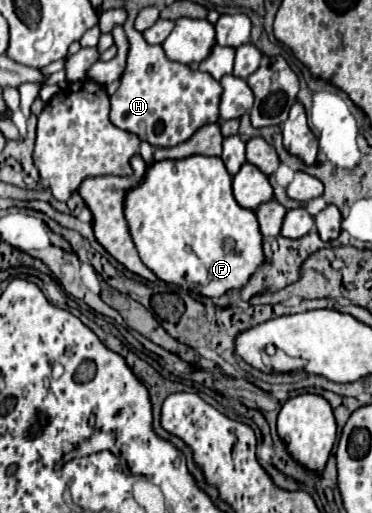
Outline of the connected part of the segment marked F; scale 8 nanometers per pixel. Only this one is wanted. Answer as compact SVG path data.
M190 156L184 160L154 162L154 166L148 166L148 176L142 184L128 192L124 206L130 234L142 262L168 284L194 290L206 298L218 298L230 290L240 290L266 262L256 214L240 208L234 200L232 176L220 158Z

